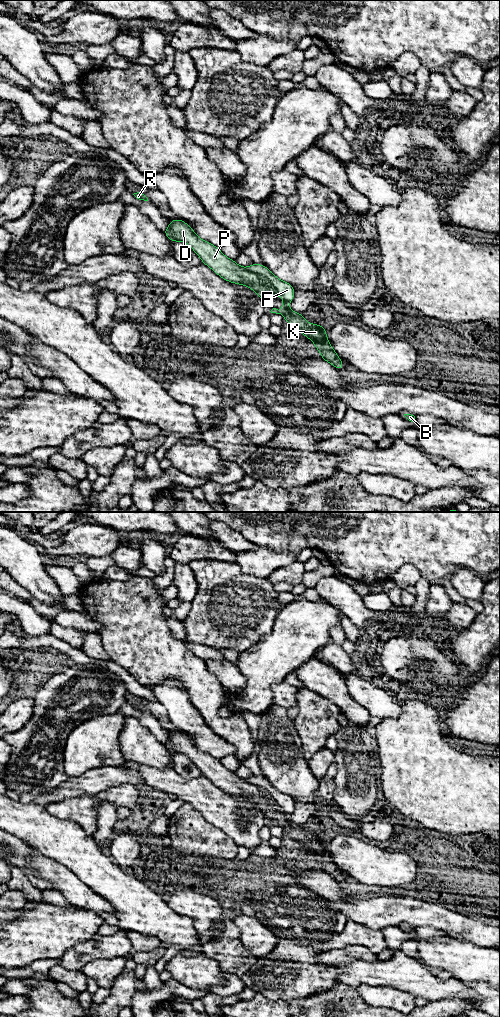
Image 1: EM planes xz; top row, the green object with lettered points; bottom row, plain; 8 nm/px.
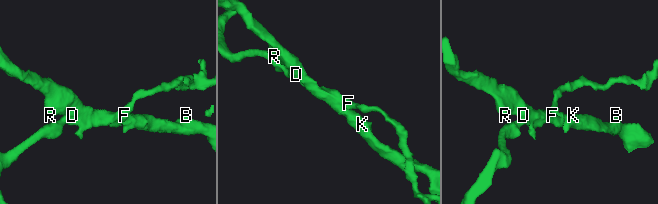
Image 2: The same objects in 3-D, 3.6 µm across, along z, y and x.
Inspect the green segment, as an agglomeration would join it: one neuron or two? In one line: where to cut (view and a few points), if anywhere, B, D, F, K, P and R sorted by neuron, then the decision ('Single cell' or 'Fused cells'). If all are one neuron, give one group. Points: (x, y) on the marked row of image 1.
Split along xz (245, 268), (264, 277), (276, 293). Groups: B D K P R / F. Fused cells

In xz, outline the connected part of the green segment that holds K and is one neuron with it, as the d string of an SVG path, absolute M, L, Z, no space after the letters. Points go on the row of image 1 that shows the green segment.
M286 301L282 303L281 310L273 308L270 312L281 314L288 325L299 330L303 336L306 336L315 344L314 346L320 352L321 359L333 365L338 371L342 370L344 362L330 344L326 335L327 331L323 325L307 323L306 318L301 313L290 310L289 303Z

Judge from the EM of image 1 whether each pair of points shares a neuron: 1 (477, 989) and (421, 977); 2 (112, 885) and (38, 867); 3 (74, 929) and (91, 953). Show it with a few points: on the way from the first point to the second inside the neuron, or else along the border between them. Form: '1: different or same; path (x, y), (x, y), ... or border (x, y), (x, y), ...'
1: same; path (463, 989), (435, 989)
2: different; border (58, 863), (71, 870), (95, 892)
3: different; border (97, 936), (75, 944), (63, 955)

